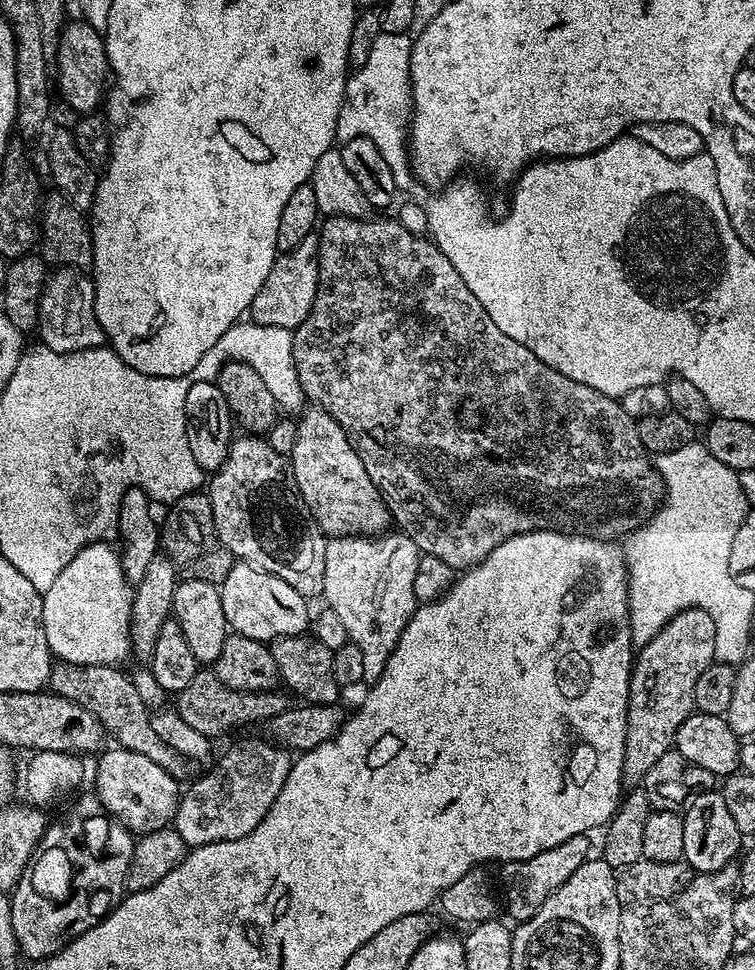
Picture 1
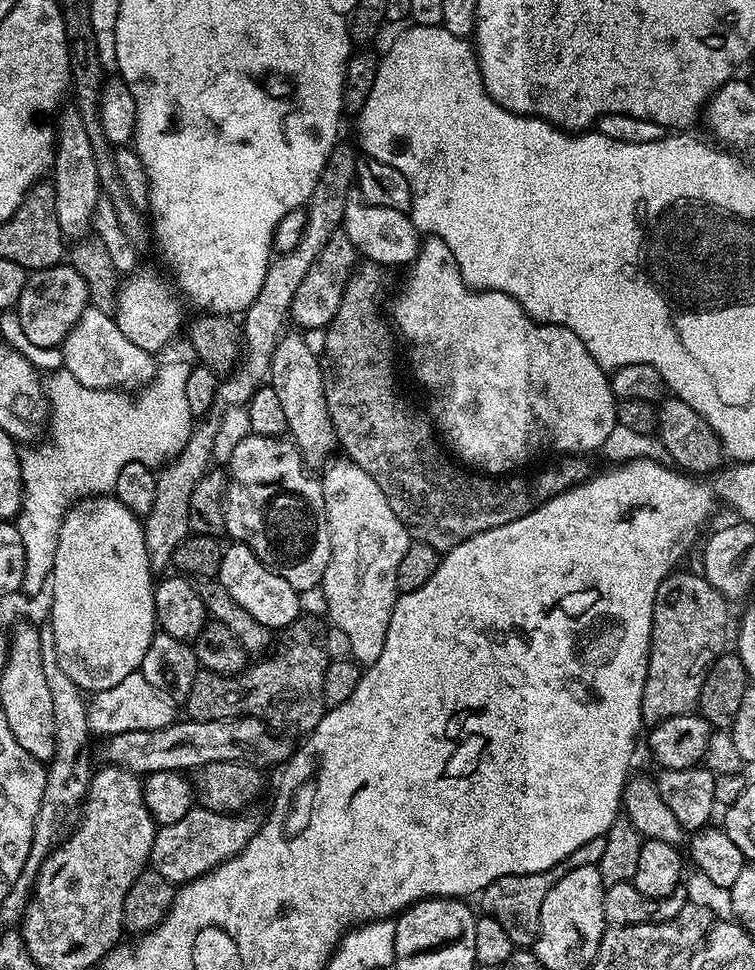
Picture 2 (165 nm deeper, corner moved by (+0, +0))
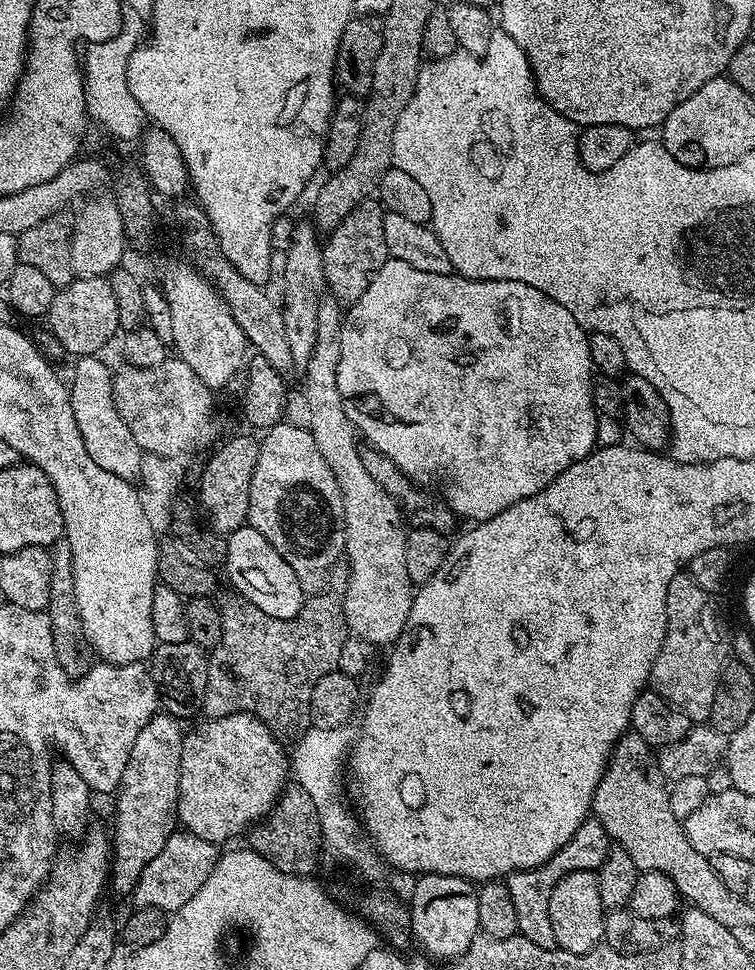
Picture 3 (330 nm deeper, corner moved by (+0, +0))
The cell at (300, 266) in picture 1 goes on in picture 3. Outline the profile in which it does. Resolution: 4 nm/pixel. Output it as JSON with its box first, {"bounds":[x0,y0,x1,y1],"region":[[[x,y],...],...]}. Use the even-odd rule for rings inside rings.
{"bounds":[324,199,389,306],"region":[[[375,199],[364,200],[327,237],[324,249],[324,282],[327,291],[341,305],[351,306],[370,286],[376,273],[388,261],[389,254],[386,250],[386,234],[384,233],[384,213]]]}

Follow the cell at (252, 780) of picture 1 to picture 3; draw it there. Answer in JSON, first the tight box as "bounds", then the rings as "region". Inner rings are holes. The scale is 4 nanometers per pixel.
{"bounds":[130,830,218,914],"region":[[[178,830],[162,846],[162,850],[152,861],[140,871],[136,888],[130,893],[130,900],[136,908],[160,908],[166,914],[177,912],[198,890],[202,890],[202,882],[210,878],[210,870],[214,870],[218,859],[217,845],[206,842],[206,838],[198,838],[187,830]]]}

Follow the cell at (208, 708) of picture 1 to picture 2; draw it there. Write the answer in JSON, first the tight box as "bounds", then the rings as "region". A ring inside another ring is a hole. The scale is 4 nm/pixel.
{"bounds":[186,614,329,734],"region":[[[302,614],[283,629],[282,636],[285,640],[277,639],[271,649],[269,658],[259,662],[249,663],[243,672],[236,676],[220,676],[216,672],[199,671],[194,678],[194,686],[190,686],[190,694],[186,701],[187,715],[194,720],[229,720],[239,716],[254,716],[265,722],[277,720],[284,728],[293,728],[296,732],[307,734],[322,722],[326,705],[322,694],[322,678],[326,674],[326,666],[329,664],[328,651],[326,650],[326,634],[328,628],[325,621],[316,616]]]}

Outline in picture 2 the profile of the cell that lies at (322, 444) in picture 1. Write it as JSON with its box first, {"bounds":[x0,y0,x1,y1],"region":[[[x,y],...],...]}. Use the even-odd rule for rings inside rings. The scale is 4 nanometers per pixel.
{"bounds":[268,335,338,465],"region":[[[281,335],[276,343],[272,365],[268,371],[270,386],[282,401],[292,443],[299,448],[309,465],[323,465],[333,455],[332,447],[335,449],[338,441],[326,406],[322,360],[314,350],[310,350],[310,346],[306,346],[303,335],[288,335]]]}

